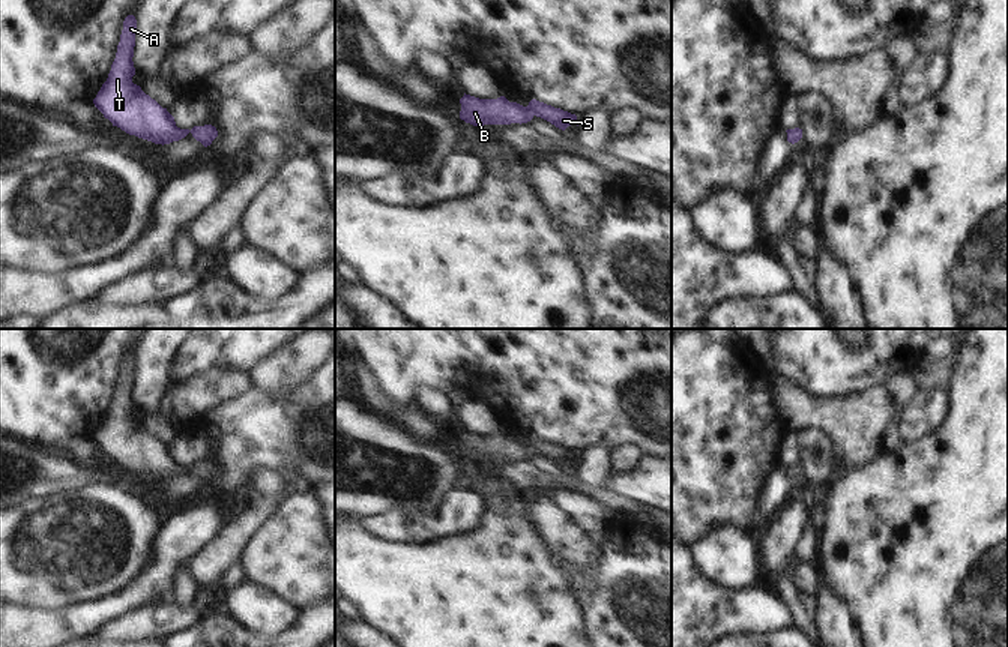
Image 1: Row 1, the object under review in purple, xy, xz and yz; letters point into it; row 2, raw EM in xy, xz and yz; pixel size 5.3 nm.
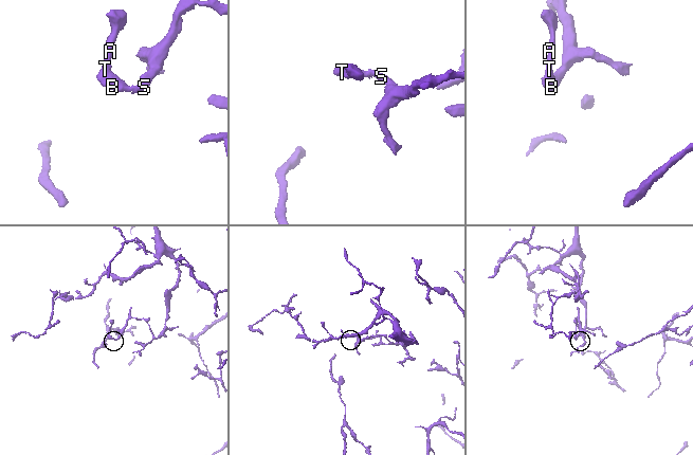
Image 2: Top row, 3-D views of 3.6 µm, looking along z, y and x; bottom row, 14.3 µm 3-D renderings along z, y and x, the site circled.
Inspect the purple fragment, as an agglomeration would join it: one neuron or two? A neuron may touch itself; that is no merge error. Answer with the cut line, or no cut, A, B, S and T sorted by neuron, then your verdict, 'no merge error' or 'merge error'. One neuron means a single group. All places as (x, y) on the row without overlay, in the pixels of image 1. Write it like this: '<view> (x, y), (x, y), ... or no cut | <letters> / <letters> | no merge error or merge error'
no cut | A B S T | no merge error

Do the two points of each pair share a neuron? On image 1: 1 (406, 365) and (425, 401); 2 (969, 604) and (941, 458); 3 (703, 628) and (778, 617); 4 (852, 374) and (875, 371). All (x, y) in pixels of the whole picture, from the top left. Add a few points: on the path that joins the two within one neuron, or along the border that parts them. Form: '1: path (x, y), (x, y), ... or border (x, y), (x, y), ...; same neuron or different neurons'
1: border (449, 398), (436, 391), (421, 388), (415, 403); different neurons
2: path (968, 568), (968, 494); same neuron
3: path (721, 617), (760, 617); same neuron
4: path (858, 373), (869, 371); same neuron

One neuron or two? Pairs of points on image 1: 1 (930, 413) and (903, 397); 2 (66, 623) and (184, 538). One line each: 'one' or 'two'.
1: two
2: one

